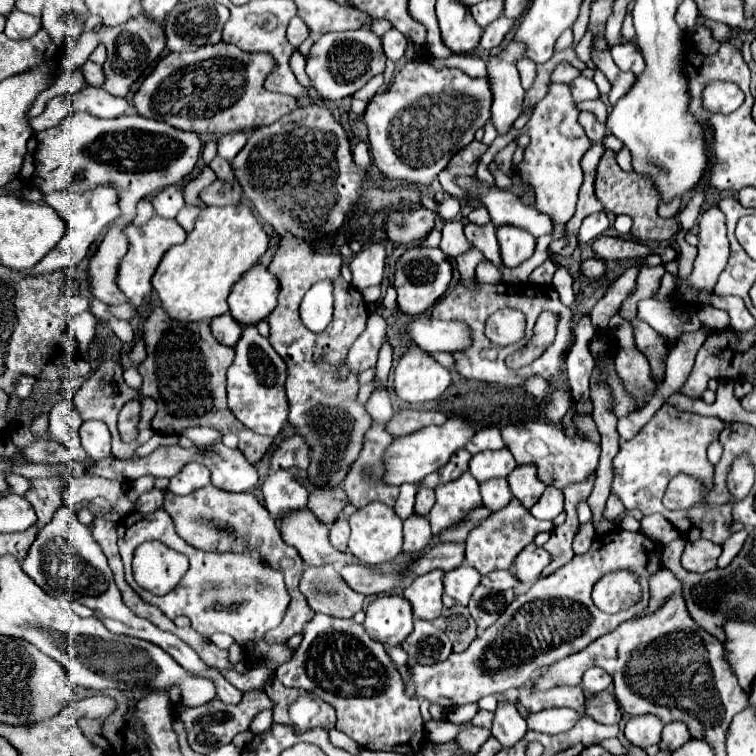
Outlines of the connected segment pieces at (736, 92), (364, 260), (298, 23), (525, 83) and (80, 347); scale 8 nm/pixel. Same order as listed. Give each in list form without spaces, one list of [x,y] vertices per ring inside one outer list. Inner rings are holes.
[[[713,80],[703,88],[703,108],[711,114],[731,114],[743,104],[743,92],[731,84]]]
[[[371,242],[361,252],[355,254],[349,268],[353,274],[353,286],[357,290],[363,290],[367,286],[377,286],[383,280],[383,268],[385,268],[385,246],[381,242]]]
[[[293,17],[287,27],[286,37],[290,44],[298,48],[304,40],[309,36],[309,29],[304,21],[298,17]]]
[[[525,57],[517,62],[522,87],[527,91],[536,78],[536,64]]]
[[[89,311],[75,315],[67,321],[69,336],[73,343],[77,342],[77,351],[79,355],[87,352],[95,336],[95,326],[97,318]]]

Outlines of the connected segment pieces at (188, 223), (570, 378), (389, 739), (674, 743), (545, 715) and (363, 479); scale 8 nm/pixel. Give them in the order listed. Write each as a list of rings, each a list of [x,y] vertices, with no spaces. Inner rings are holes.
[[[187,204],[187,206],[183,206],[181,212],[177,214],[177,222],[179,222],[181,226],[185,226],[187,232],[191,232],[193,226],[195,226],[195,220],[197,220],[197,216],[199,216],[199,212],[201,212],[201,206],[191,206],[191,204]]]
[[[583,316],[575,326],[575,344],[571,346],[565,360],[565,373],[575,404],[590,400],[590,377],[593,371],[593,356],[589,352],[589,338],[595,328],[589,316]]]
[[[315,614],[313,620],[309,620],[303,628],[303,642],[299,644],[293,660],[277,668],[275,676],[287,688],[303,688],[315,692],[325,702],[333,704],[333,708],[337,710],[337,730],[345,732],[349,738],[353,738],[367,750],[409,754],[413,746],[413,752],[421,752],[425,742],[425,720],[421,718],[419,702],[415,696],[405,694],[401,674],[391,662],[387,648],[381,642],[371,640],[365,628],[355,620],[341,620],[325,614]]]
[[[681,722],[665,724],[665,728],[663,728],[663,738],[661,738],[661,742],[659,742],[659,748],[675,750],[675,748],[683,746],[687,740],[691,740],[691,734],[689,734],[687,724],[681,724]]]
[[[553,708],[553,710],[541,710],[527,716],[527,728],[543,734],[561,734],[573,728],[577,722],[577,712],[571,708]]]
[[[387,432],[389,442],[379,442],[379,438],[381,434],[375,434],[371,436],[371,442],[367,442],[367,436],[365,436],[361,456],[349,470],[349,476],[345,478],[345,484],[343,484],[349,496],[349,502],[355,504],[357,508],[363,508],[371,502],[383,502],[387,506],[395,506],[395,500],[399,496],[397,486],[387,486],[379,482],[381,468],[383,468],[381,458],[383,458],[387,444],[391,444],[393,436],[389,436]]]

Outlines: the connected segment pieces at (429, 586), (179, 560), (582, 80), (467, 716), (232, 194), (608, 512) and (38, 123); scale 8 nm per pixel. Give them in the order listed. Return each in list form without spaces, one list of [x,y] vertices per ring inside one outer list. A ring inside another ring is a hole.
[[[433,570],[429,574],[417,576],[405,590],[403,596],[411,602],[413,614],[421,620],[435,620],[441,610],[441,596],[443,596],[443,572]]]
[[[143,542],[133,556],[135,582],[153,594],[167,594],[187,568],[189,560],[161,542]]]
[[[585,76],[575,78],[575,80],[569,84],[569,88],[571,88],[571,94],[573,94],[573,100],[575,100],[575,102],[597,100],[597,98],[601,98],[601,94],[599,94],[595,82],[589,80],[589,78],[585,78]]]
[[[467,704],[467,706],[457,706],[457,708],[451,708],[451,710],[447,710],[447,720],[451,722],[451,724],[457,724],[457,726],[461,726],[461,724],[467,724],[475,714],[477,714],[477,704]]]
[[[215,180],[211,186],[207,186],[201,194],[199,200],[205,206],[237,206],[241,200],[241,188],[239,184],[223,184]]]
[[[611,494],[611,496],[607,498],[605,510],[603,510],[603,518],[605,518],[605,520],[613,520],[613,518],[615,518],[615,516],[619,516],[623,510],[625,510],[625,506],[617,500],[617,496],[615,496],[615,494]]]
[[[55,96],[53,100],[49,100],[45,112],[31,120],[31,128],[33,132],[41,132],[45,128],[57,126],[67,114],[69,114],[69,96]]]

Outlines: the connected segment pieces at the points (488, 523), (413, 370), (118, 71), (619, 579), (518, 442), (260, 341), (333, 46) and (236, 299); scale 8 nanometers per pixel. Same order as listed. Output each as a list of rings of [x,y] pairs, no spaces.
[[[513,498],[505,508],[493,512],[487,520],[483,520],[467,538],[467,550],[465,550],[465,564],[473,566],[479,574],[489,574],[493,570],[509,570],[513,566],[515,556],[533,542],[533,538],[539,532],[553,530],[553,522],[537,520],[529,514],[527,508],[521,506],[517,498]]]
[[[407,346],[395,368],[397,396],[409,404],[439,398],[451,384],[451,374],[429,352]]]
[[[145,12],[127,20],[123,26],[103,28],[101,32],[85,32],[79,40],[95,40],[107,46],[107,60],[103,64],[105,84],[103,88],[113,96],[125,96],[129,86],[155,62],[155,58],[165,50],[165,32],[161,22],[153,22]]]
[[[615,570],[593,586],[593,602],[599,610],[615,614],[641,602],[639,576],[631,570]]]
[[[525,422],[525,424],[509,424],[501,428],[501,436],[505,446],[511,450],[515,462],[521,464],[535,464],[539,470],[539,478],[547,486],[563,488],[571,482],[581,482],[587,478],[589,472],[595,472],[599,462],[599,444],[585,442],[579,436],[565,436],[561,428],[553,428],[551,424],[543,422]]]
[[[243,326],[243,334],[235,346],[235,360],[231,370],[227,370],[227,400],[231,412],[247,428],[257,434],[277,436],[287,424],[287,396],[284,384],[287,379],[287,365],[271,348],[269,340],[257,332],[255,326]]]
[[[365,26],[359,30],[347,32],[327,32],[323,34],[305,56],[307,66],[305,72],[311,80],[313,90],[319,92],[321,98],[327,100],[341,100],[345,96],[353,96],[359,88],[363,88],[375,74],[385,70],[387,56],[383,54],[381,40],[367,30]]]
[[[257,262],[231,288],[229,312],[239,324],[257,324],[267,318],[277,304],[277,278],[267,266]]]

